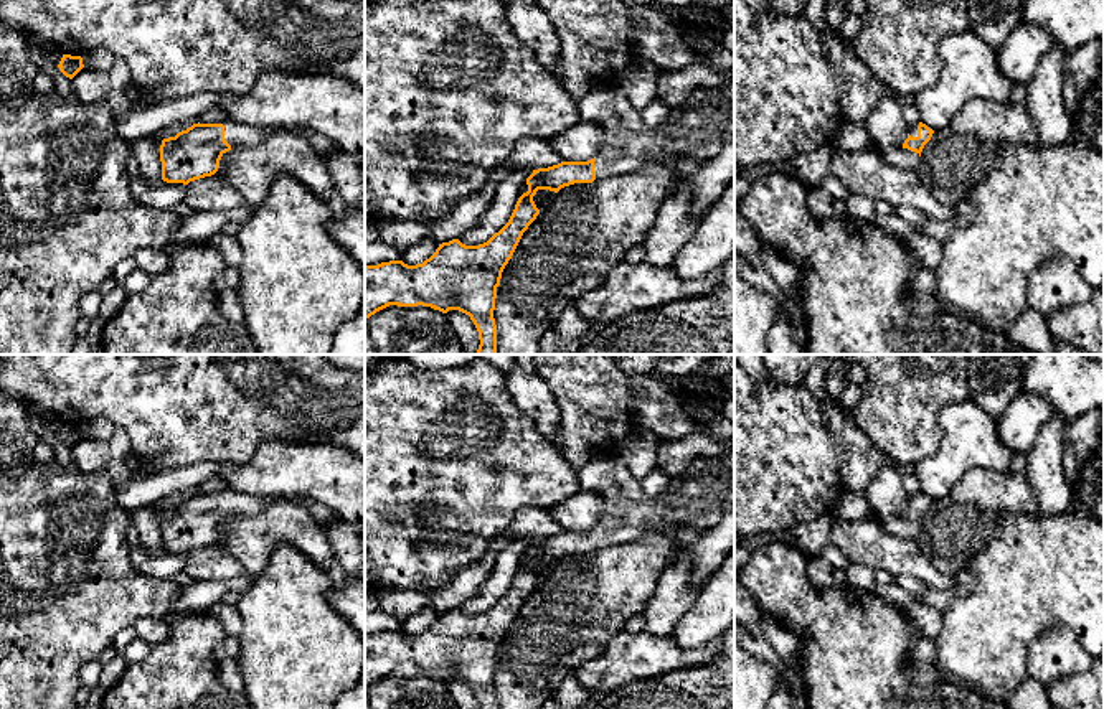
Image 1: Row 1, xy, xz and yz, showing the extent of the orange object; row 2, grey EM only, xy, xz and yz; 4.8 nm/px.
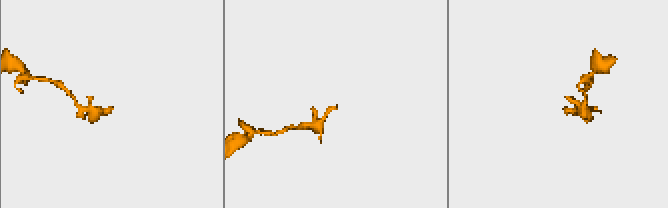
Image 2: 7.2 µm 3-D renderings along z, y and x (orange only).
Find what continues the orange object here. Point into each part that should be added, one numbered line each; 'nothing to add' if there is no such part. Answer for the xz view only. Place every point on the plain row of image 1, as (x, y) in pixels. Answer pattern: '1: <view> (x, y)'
1: xz (695, 502)

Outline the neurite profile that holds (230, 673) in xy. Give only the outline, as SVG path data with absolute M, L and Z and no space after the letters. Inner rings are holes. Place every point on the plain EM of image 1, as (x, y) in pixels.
M228 658L218 663L219 681L234 693L244 693L244 678L236 658Z

